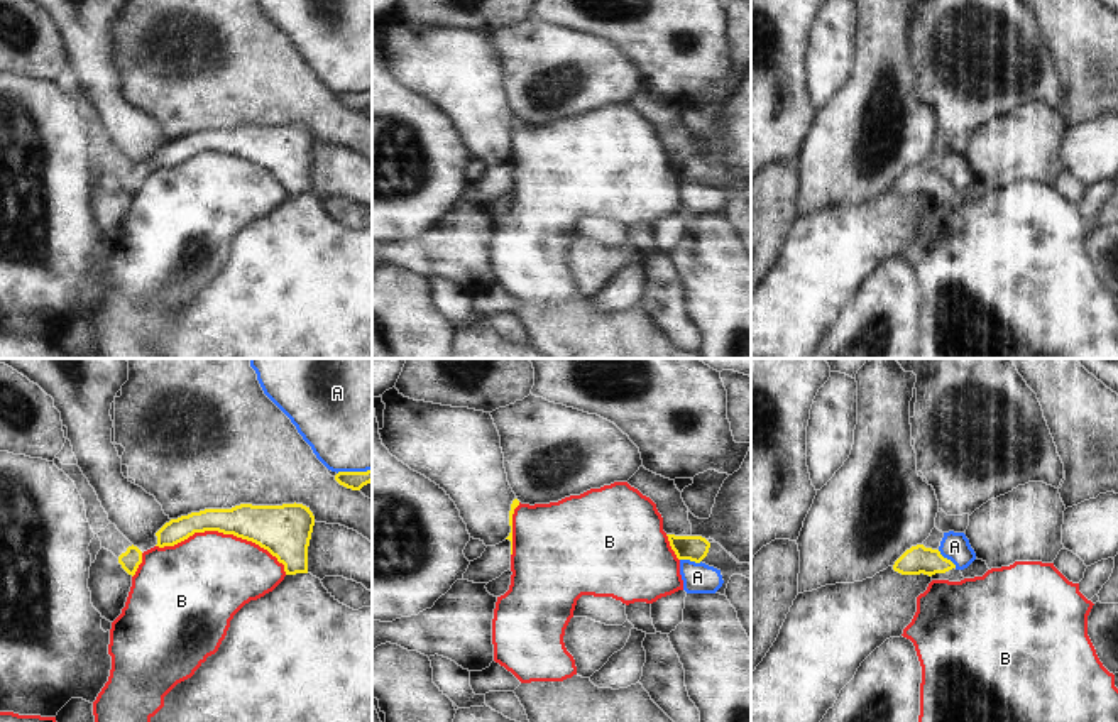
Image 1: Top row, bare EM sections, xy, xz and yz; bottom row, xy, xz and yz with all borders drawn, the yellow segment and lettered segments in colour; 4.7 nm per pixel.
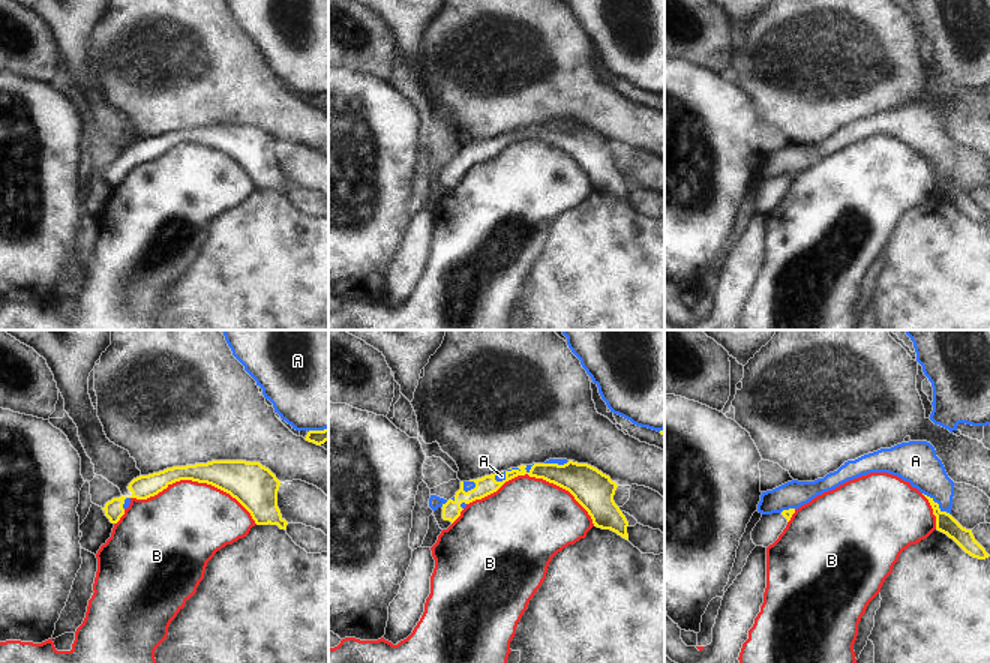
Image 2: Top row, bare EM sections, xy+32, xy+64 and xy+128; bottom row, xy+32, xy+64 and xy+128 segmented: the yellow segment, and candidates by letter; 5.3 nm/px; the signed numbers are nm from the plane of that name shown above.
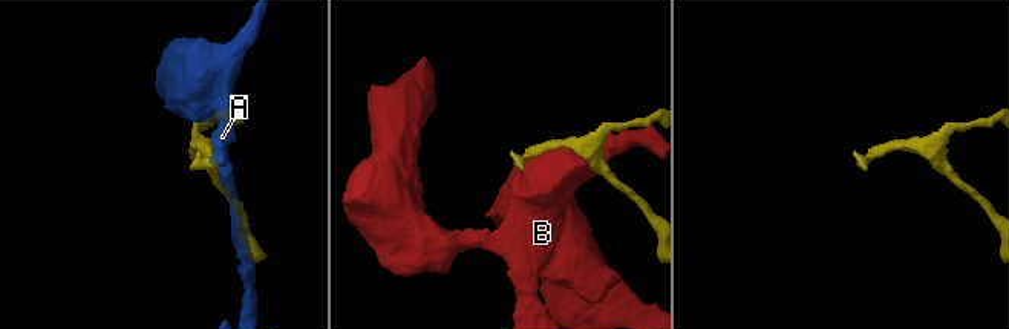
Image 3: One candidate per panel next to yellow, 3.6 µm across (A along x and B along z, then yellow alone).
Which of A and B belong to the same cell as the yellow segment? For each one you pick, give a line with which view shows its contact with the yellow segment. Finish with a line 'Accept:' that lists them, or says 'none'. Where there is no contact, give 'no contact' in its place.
Accept: none

